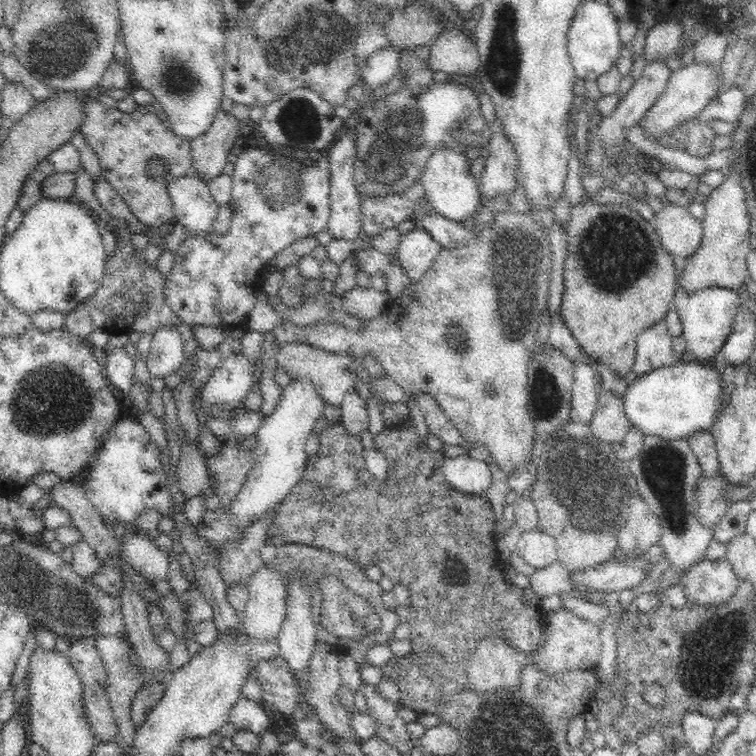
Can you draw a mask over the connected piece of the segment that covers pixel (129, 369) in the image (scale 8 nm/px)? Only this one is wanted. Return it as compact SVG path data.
M114 348L107 354L106 363L103 366L104 374L109 384L128 394L134 381L135 358L129 356L124 348Z

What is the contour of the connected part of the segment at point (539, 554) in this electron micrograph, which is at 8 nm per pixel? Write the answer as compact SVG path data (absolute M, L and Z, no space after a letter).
M536 529L520 535L517 554L536 570L552 566L558 561L555 538Z

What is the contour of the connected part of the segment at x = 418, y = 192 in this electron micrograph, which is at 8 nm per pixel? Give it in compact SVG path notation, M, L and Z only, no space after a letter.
M416 182L410 190L404 190L402 196L378 196L361 198L363 202L363 233L375 237L386 230L398 227L409 220L418 199L424 195L421 182Z

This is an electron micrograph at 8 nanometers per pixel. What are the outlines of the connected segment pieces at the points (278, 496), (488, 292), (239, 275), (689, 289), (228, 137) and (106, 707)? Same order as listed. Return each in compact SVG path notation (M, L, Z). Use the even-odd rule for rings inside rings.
M290 380L290 386L282 390L282 398L276 410L270 416L264 417L256 432L257 449L253 454L251 469L247 472L243 486L240 486L240 492L228 508L208 510L205 518L196 526L199 541L215 556L218 563L222 560L222 548L226 548L228 544L240 544L252 524L273 516L276 508L299 486L302 476L306 474L306 464L310 456L306 453L306 442L314 434L312 428L324 408L324 401L307 380Z
M512 210L506 213L497 214L494 222L489 229L480 230L481 234L473 239L468 247L461 247L453 250L444 249L440 257L436 260L435 266L418 282L413 283L412 287L405 291L406 295L400 296L389 303L390 312L386 313L385 308L382 316L378 320L367 322L363 331L353 333L344 326L337 325L326 321L320 321L312 326L300 328L289 322L280 323L274 328L274 335L279 341L279 347L290 343L303 343L316 346L325 352L331 354L346 355L348 350L352 350L355 359L361 359L364 354L373 354L378 358L380 365L384 367L386 376L394 380L403 388L405 393L415 395L423 392L430 394L436 398L442 412L451 420L451 423L458 429L462 440L466 445L469 444L473 449L482 448L490 458L488 464L493 464L507 479L514 478L514 474L520 474L526 470L526 466L534 461L536 456L534 448L536 448L536 425L534 425L533 417L528 408L528 392L527 392L527 366L530 362L532 352L538 346L537 332L540 320L540 312L544 309L544 303L549 293L549 284L551 278L551 254L549 234L544 234L532 221L532 214L526 216L518 215Z
M248 150L235 164L230 207L234 214L226 236L213 234L206 241L187 238L176 250L174 267L167 276L167 298L172 311L184 324L212 326L228 333L241 333L257 304L260 277L273 259L288 246L310 234L326 230L329 222L329 157L324 154L314 166L302 169L296 161L267 155L262 150Z
M733 166L730 174L717 189L711 190L705 205L706 217L702 224L703 236L698 250L688 258L678 277L678 289L686 295L696 295L705 289L738 291L745 284L747 255L751 252L750 217L746 211L744 191Z
M219 109L210 130L190 144L194 165L206 179L222 175L228 156L236 152L240 130L239 120L224 109Z
M73 640L67 659L74 665L84 688L84 701L92 731L99 742L114 740L116 723L107 691L107 672L94 640Z

